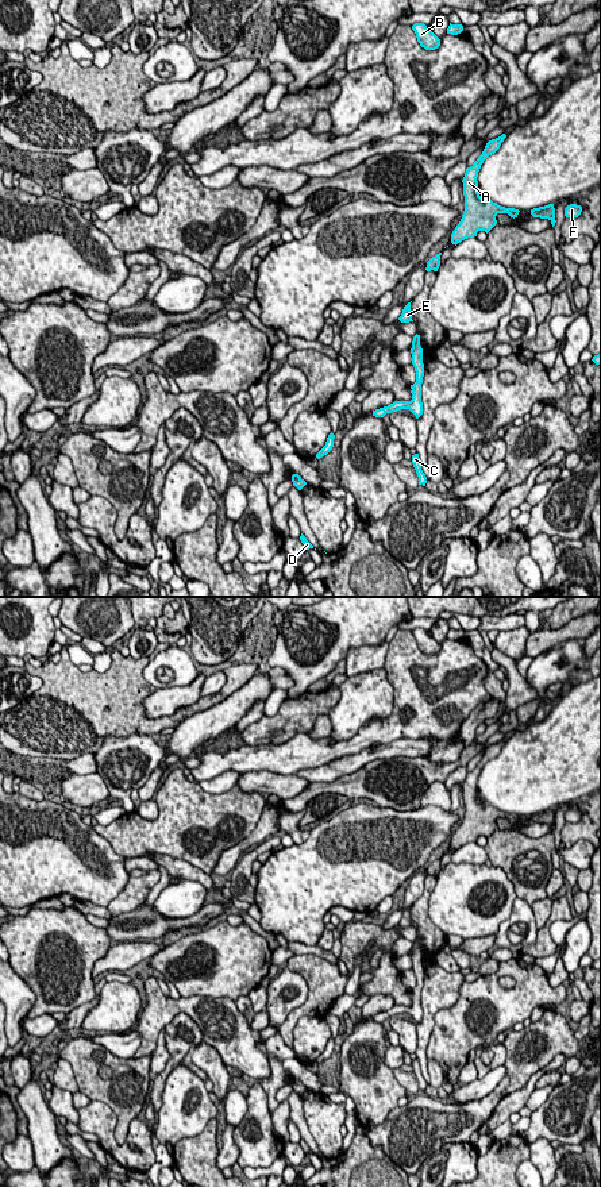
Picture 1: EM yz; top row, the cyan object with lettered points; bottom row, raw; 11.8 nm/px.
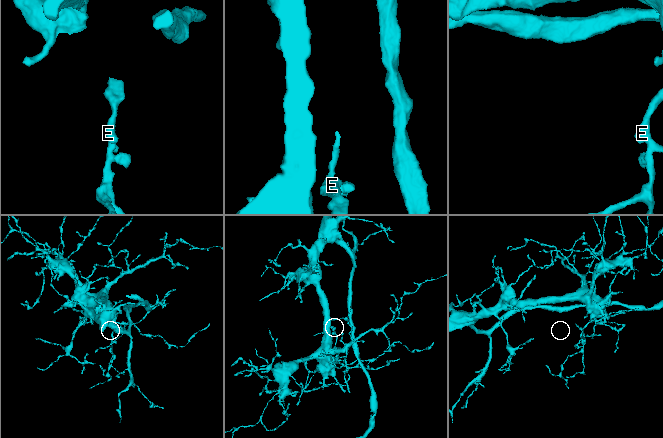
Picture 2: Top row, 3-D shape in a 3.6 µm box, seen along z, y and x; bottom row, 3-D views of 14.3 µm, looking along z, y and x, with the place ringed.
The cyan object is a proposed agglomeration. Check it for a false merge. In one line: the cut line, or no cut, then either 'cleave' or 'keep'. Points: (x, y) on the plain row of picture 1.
cut none; keep

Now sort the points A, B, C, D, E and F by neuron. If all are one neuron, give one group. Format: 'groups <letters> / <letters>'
groups A B C D E F

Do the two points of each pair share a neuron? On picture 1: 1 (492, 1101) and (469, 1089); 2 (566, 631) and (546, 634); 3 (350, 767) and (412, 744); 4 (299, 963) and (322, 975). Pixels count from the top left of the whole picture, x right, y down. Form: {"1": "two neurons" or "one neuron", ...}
{"1": "two neurons", "2": "one neuron", "3": "one neuron", "4": "one neuron"}

